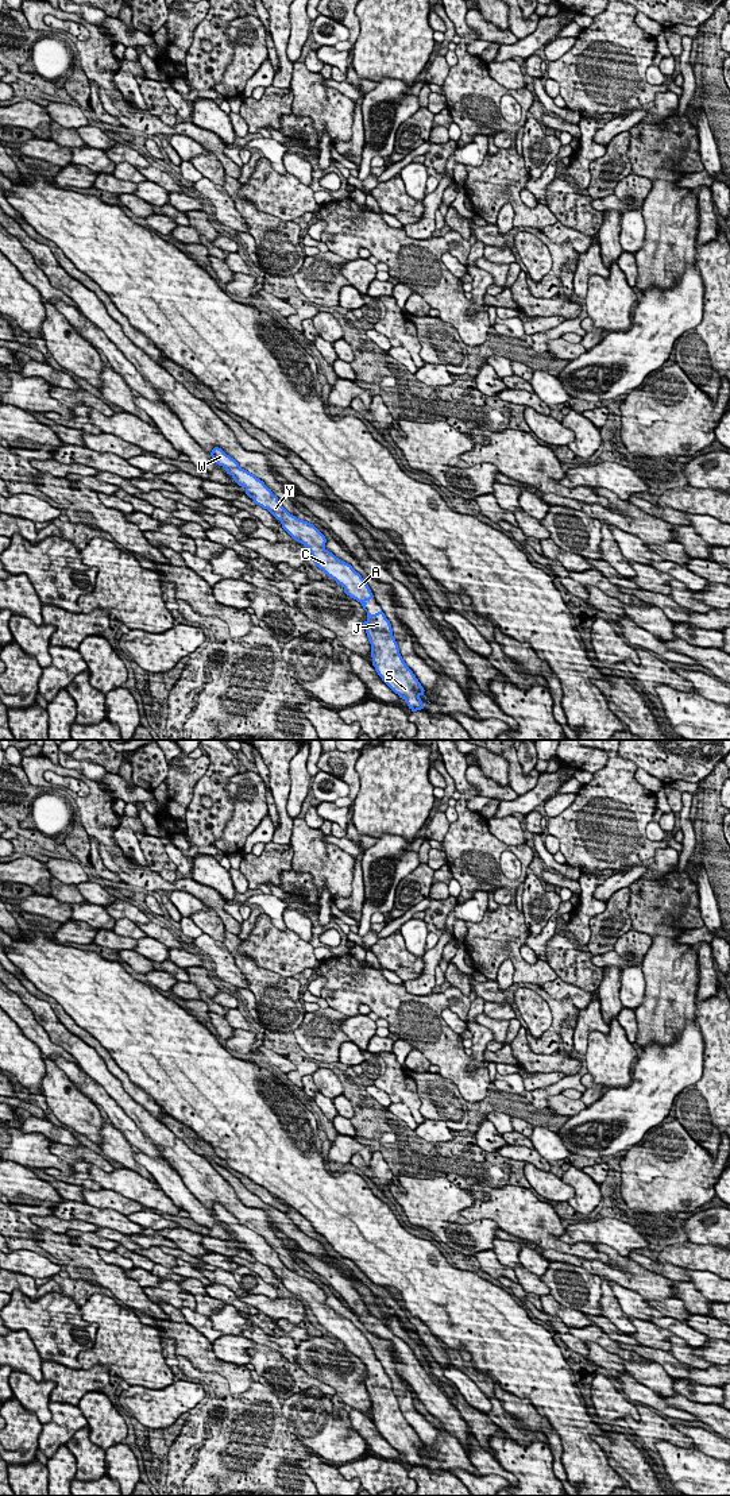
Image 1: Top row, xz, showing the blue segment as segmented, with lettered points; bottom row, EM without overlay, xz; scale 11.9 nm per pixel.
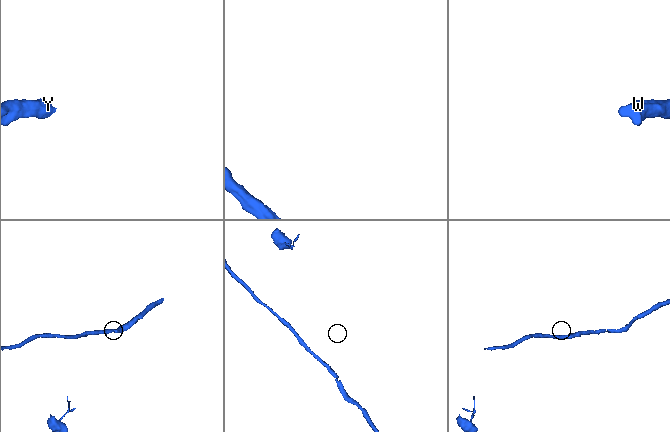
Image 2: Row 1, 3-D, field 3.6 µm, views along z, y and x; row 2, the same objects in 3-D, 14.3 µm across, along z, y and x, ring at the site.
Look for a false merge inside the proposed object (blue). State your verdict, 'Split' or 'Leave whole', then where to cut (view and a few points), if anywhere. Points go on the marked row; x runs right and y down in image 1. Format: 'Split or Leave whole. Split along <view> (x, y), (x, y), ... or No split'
Leave whole. No split

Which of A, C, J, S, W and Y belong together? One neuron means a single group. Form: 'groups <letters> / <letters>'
groups A C J S W Y

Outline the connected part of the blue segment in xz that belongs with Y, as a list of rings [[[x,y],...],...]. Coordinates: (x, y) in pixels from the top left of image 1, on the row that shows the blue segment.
[[[215,447],[210,452],[215,463],[223,466],[233,481],[246,489],[246,494],[263,509],[267,509],[282,528],[298,543],[304,544],[313,556],[313,563],[328,577],[344,587],[344,593],[362,604],[367,612],[367,602],[374,598],[367,582],[351,564],[340,560],[325,548],[325,536],[310,523],[290,514],[273,494],[263,481],[242,469],[239,463],[221,448]]]

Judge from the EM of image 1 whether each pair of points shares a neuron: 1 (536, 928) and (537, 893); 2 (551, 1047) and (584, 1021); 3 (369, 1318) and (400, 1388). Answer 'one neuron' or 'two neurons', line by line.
1: one neuron
2: two neurons
3: two neurons

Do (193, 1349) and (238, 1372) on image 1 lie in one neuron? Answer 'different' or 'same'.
same

